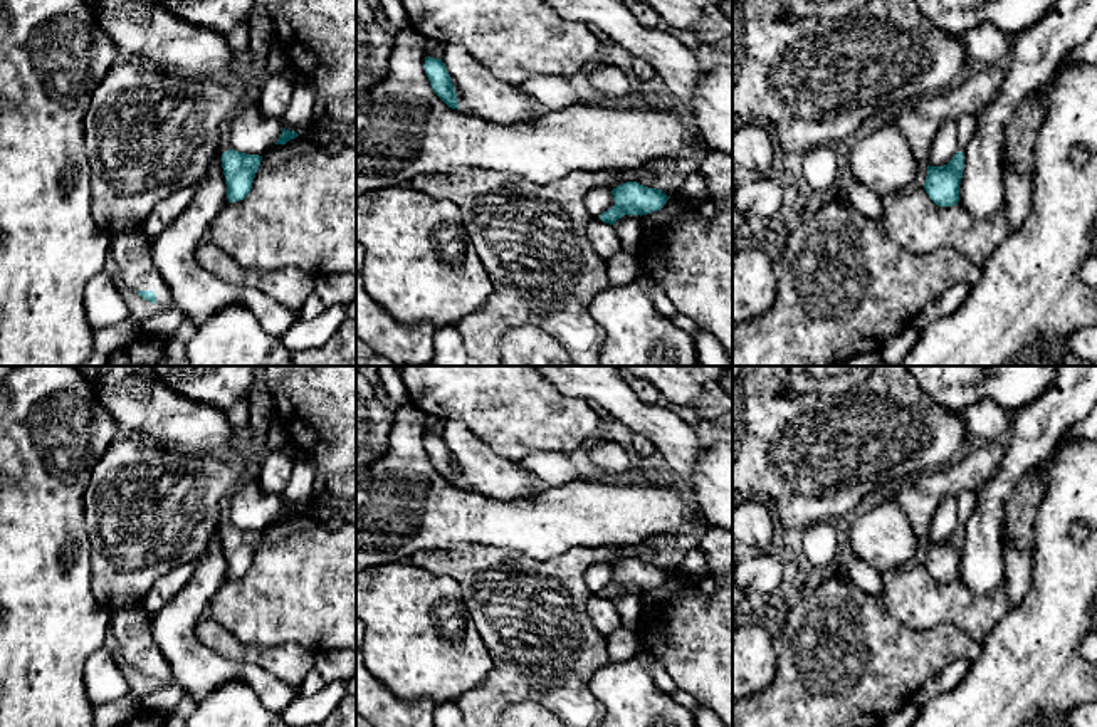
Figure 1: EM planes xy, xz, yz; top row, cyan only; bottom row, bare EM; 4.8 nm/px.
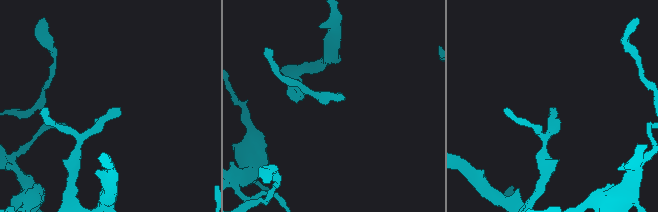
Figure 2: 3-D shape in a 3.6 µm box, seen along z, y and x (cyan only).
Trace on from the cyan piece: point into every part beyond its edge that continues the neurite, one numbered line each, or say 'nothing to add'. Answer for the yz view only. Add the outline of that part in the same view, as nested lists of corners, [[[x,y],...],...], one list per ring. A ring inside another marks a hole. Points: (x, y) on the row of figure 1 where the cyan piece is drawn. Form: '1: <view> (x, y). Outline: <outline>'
1: yz (966, 125). Outline: [[[963,114],[958,119],[958,129],[959,129],[959,149],[961,153],[964,153],[964,148],[968,144],[968,141],[973,138],[974,129],[976,129],[976,119],[971,114]]]

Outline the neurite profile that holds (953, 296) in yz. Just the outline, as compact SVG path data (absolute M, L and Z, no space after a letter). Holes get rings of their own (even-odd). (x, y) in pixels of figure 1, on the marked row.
M964 282L947 285L936 299L924 306L911 326L921 332L934 321L944 319L956 312L963 306L969 290L971 287Z

